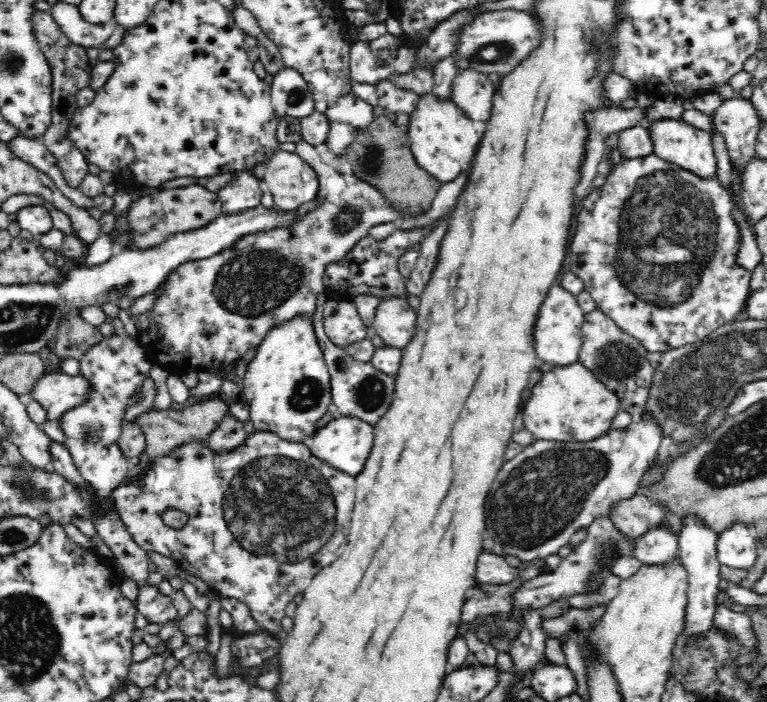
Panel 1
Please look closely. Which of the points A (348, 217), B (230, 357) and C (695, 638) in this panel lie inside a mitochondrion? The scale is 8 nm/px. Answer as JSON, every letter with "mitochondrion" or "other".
{"A":"mitochondrion","B":"other","C":"other"}

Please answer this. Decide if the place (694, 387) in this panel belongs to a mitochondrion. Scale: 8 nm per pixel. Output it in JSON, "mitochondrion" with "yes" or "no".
{"mitochondrion":"yes"}

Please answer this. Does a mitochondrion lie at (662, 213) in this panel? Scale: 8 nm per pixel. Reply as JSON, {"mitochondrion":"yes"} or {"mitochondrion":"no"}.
{"mitochondrion":"yes"}

